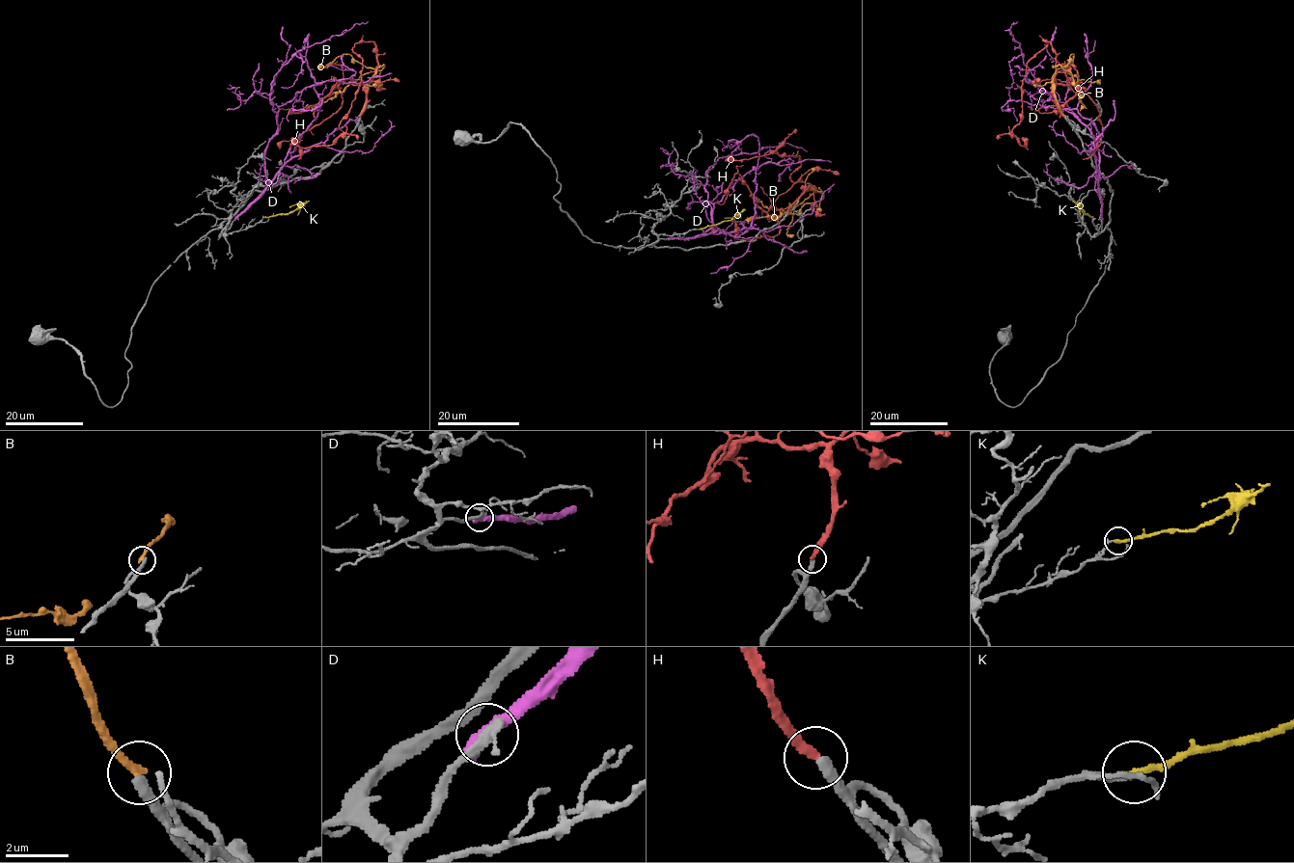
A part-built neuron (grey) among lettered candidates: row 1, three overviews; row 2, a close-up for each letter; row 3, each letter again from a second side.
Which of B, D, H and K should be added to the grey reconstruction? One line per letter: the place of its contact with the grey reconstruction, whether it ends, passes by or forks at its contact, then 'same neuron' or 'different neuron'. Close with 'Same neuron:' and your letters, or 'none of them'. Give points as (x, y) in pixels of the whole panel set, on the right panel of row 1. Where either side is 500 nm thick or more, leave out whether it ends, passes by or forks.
B: (1065, 116) | it ends | different neuron
D: (1101, 217) | it ends | different neuron
H: (1064, 117) | it ends | different neuron
K: (1091, 217) | it ends | different neuron
Same neuron: none of them

